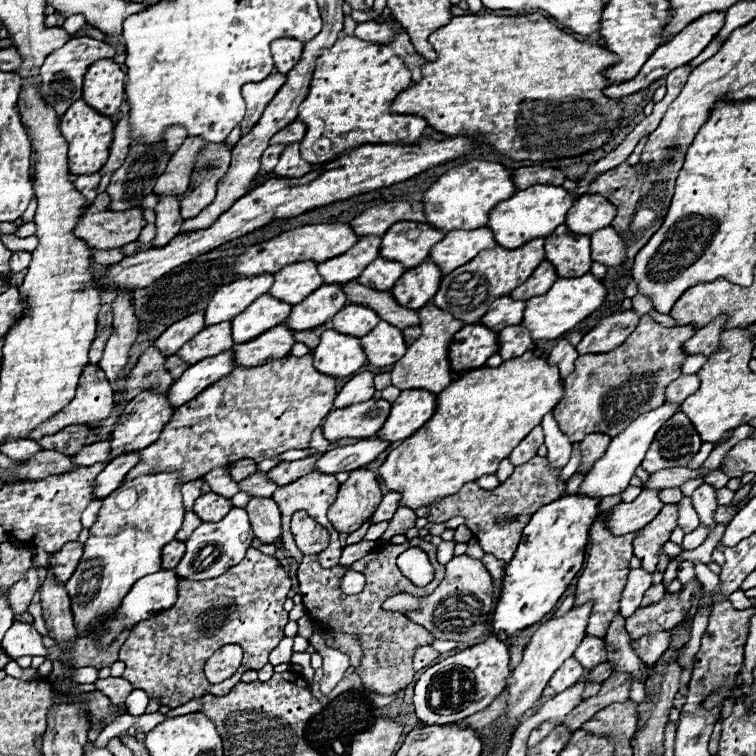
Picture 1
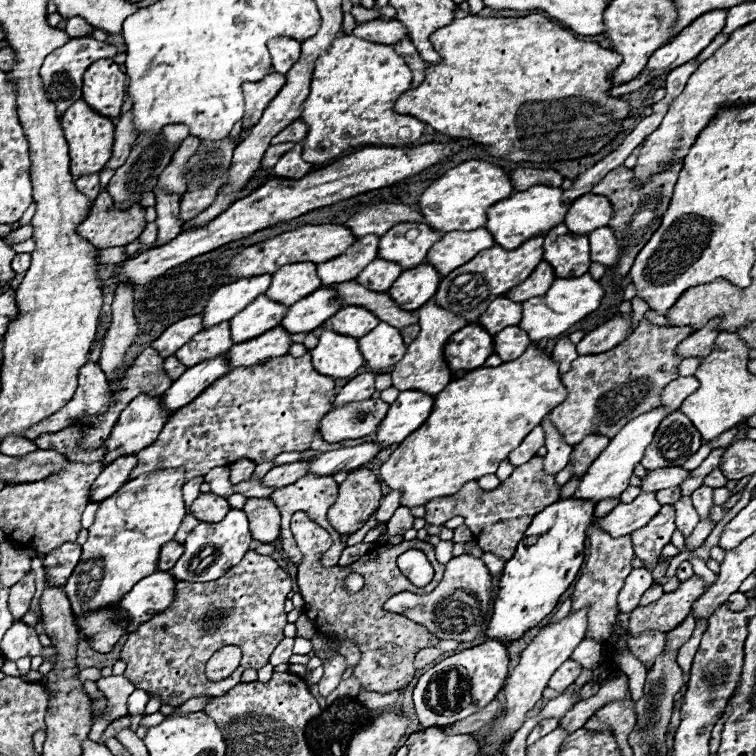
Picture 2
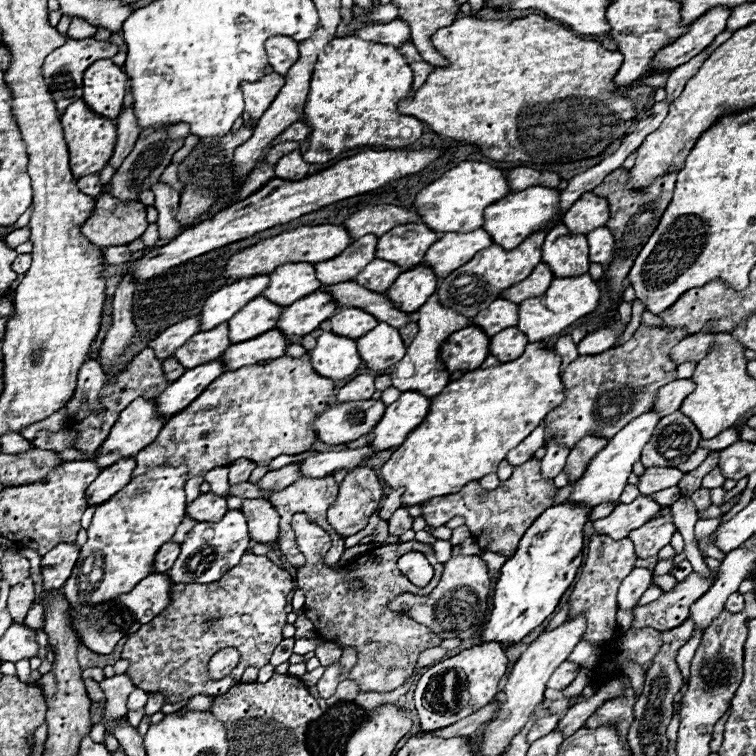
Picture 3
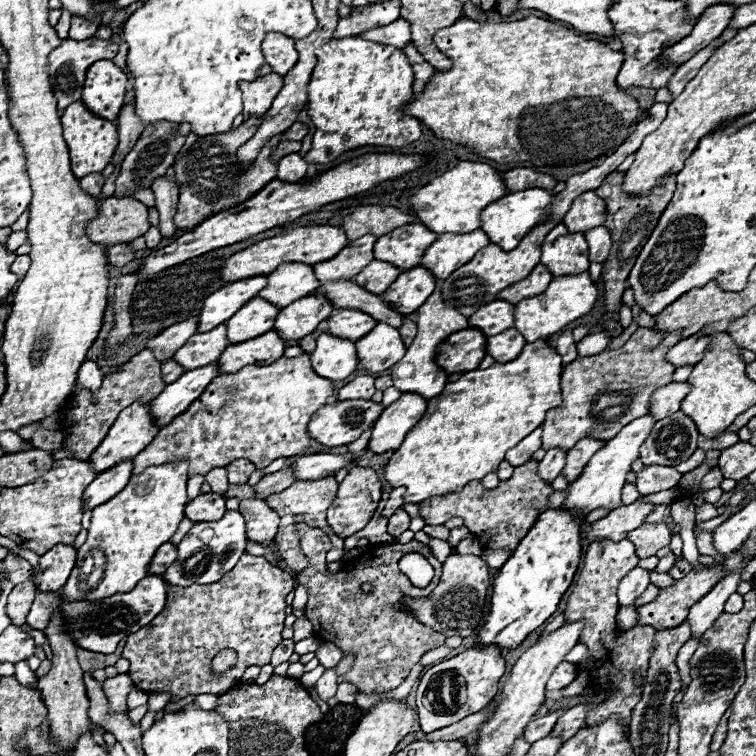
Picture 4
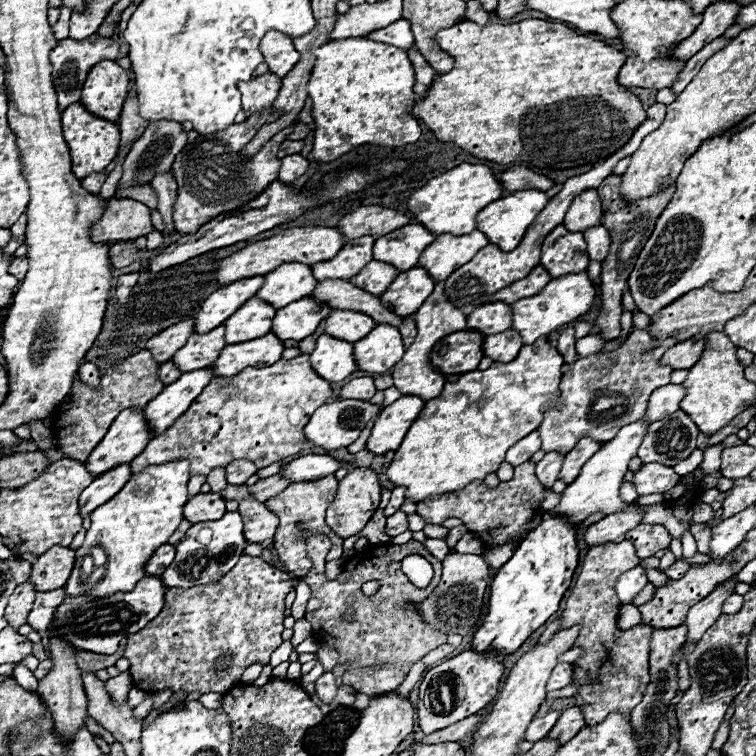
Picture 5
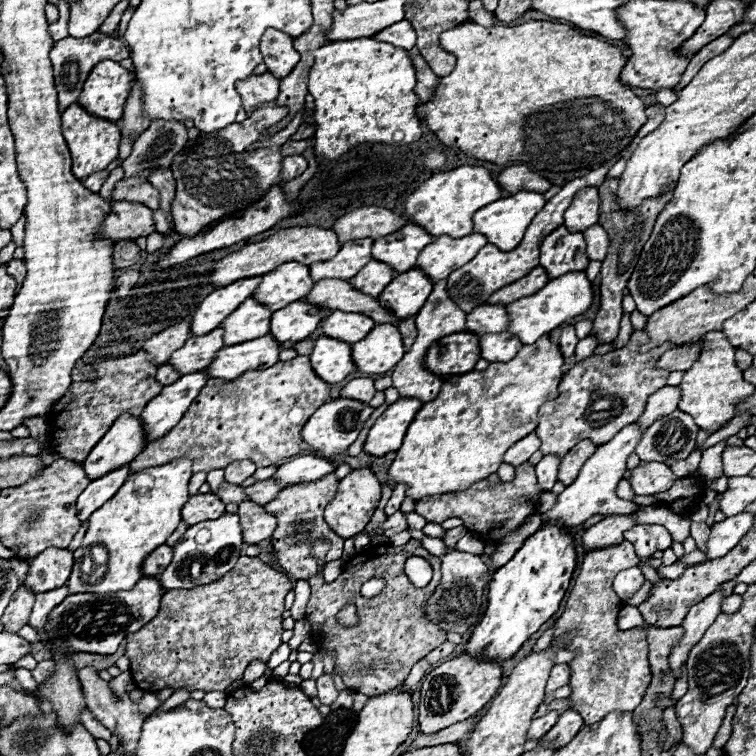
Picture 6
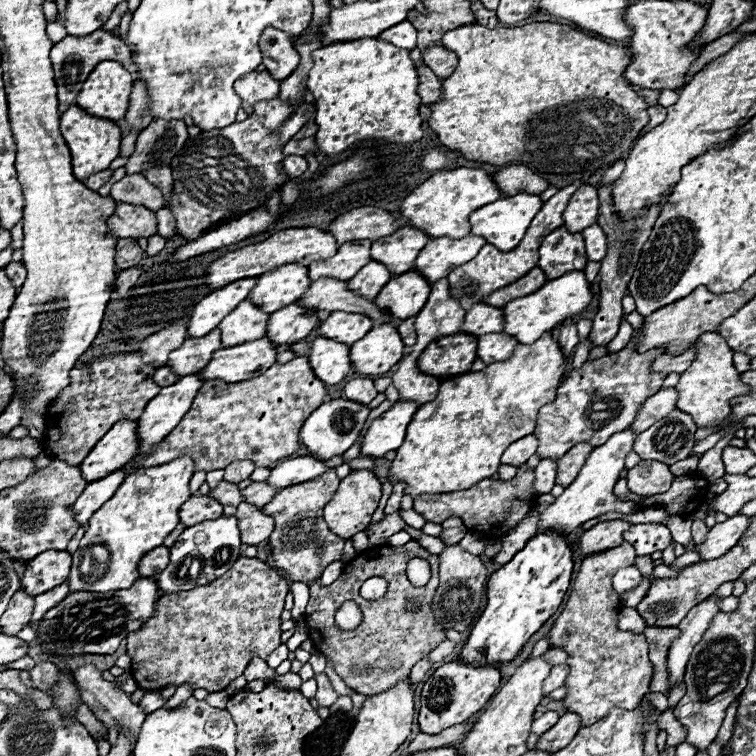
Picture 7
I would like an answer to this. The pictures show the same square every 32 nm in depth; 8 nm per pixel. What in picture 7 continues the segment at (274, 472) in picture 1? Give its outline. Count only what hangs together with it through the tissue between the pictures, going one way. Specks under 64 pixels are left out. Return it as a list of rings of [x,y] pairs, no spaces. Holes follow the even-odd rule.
[[[254,482],[248,488],[244,488],[244,498],[246,498],[246,502],[252,502],[254,506],[262,508],[264,504],[268,504],[274,498],[276,492],[278,492],[278,488],[270,486],[268,482]]]

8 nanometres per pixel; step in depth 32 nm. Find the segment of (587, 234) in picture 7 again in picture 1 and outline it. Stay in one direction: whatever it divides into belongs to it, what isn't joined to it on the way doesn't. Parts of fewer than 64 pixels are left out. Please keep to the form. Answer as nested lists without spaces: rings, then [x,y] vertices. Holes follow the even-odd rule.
[[[608,226],[592,236],[592,260],[606,266],[620,266],[626,260],[626,244],[618,232]]]

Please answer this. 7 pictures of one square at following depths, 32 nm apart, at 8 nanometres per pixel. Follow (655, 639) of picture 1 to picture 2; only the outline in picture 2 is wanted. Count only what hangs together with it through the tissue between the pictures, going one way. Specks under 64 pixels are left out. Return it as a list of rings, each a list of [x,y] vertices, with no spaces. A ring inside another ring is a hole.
[[[648,630],[634,637],[630,636],[626,640],[627,646],[630,646],[630,652],[640,660],[646,662],[644,666],[652,666],[656,656],[660,656],[660,652],[664,652],[666,646],[666,636],[664,634],[656,634],[656,630]]]

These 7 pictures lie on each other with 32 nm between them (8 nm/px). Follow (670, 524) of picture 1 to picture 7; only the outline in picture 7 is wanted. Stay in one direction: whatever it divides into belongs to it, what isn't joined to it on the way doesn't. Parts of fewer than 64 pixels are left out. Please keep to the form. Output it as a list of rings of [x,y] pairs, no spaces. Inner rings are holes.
[[[634,524],[624,532],[624,540],[636,548],[638,556],[650,556],[670,546],[672,536],[664,524]]]

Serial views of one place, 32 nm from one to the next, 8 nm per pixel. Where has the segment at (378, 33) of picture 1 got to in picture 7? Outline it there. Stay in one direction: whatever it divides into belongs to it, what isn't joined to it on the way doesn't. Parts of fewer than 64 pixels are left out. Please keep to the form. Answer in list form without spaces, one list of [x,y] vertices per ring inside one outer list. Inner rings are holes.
[[[406,20],[396,24],[396,26],[390,26],[388,30],[384,30],[380,36],[376,36],[384,42],[390,42],[398,48],[404,48],[404,50],[412,50],[416,48],[416,30],[412,24],[408,24]]]

